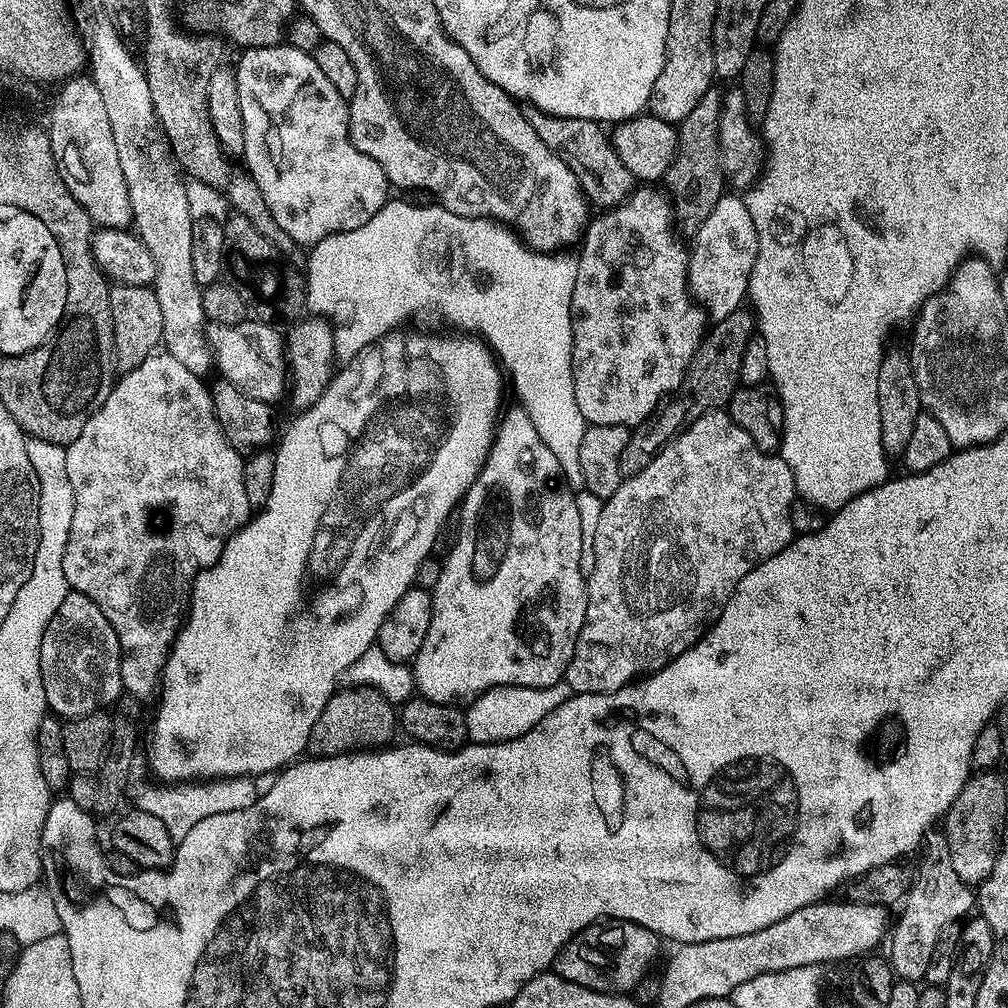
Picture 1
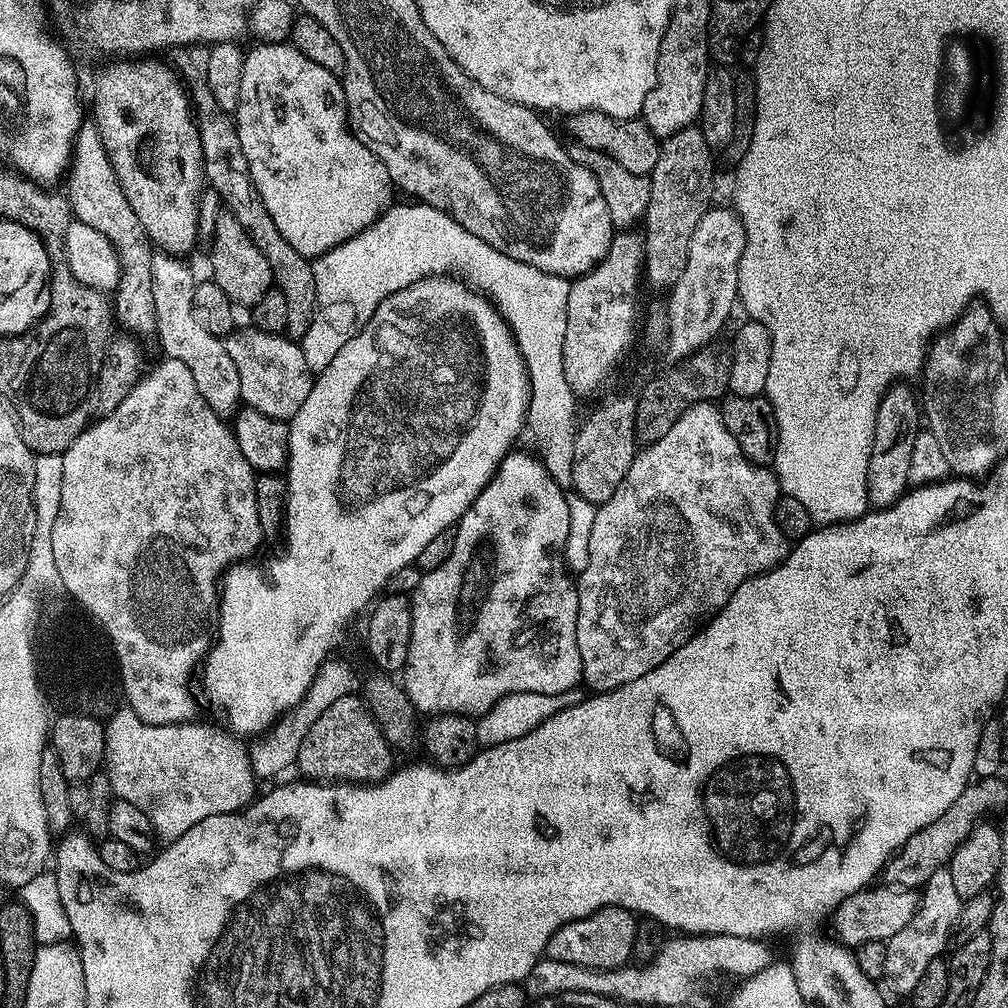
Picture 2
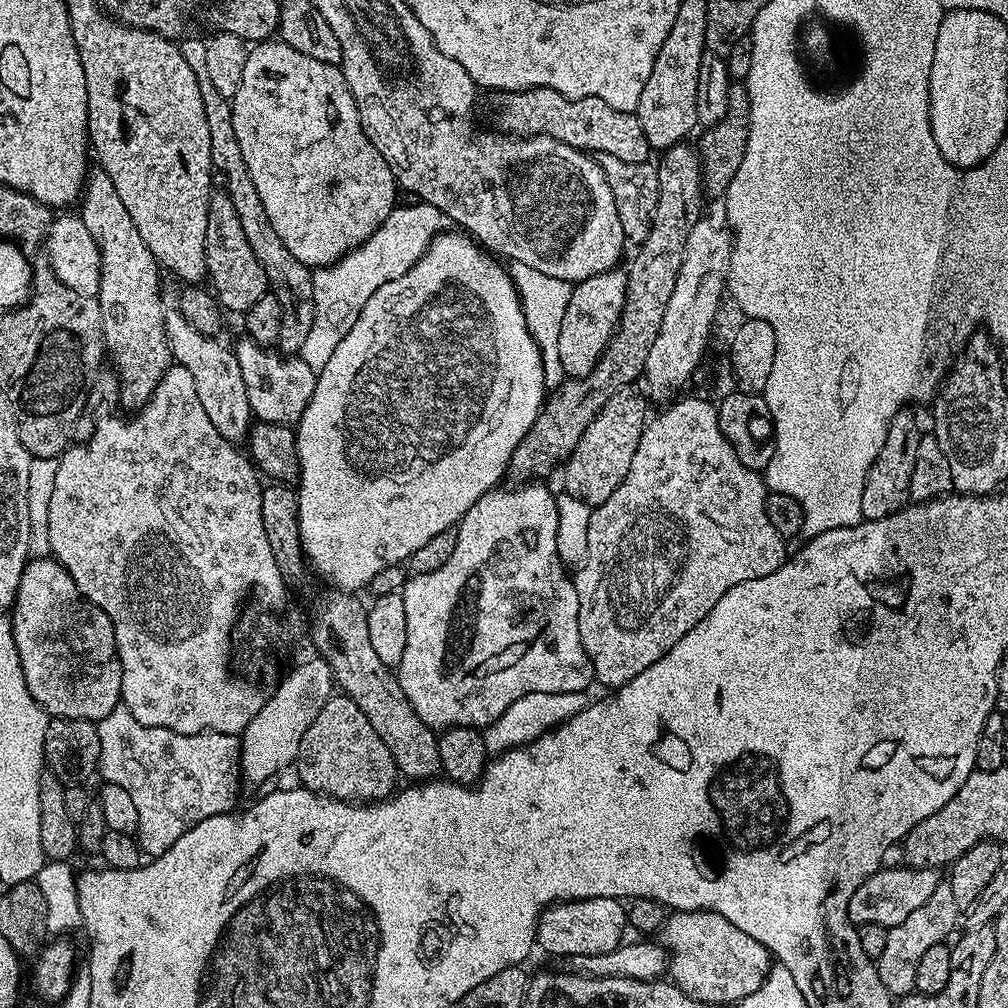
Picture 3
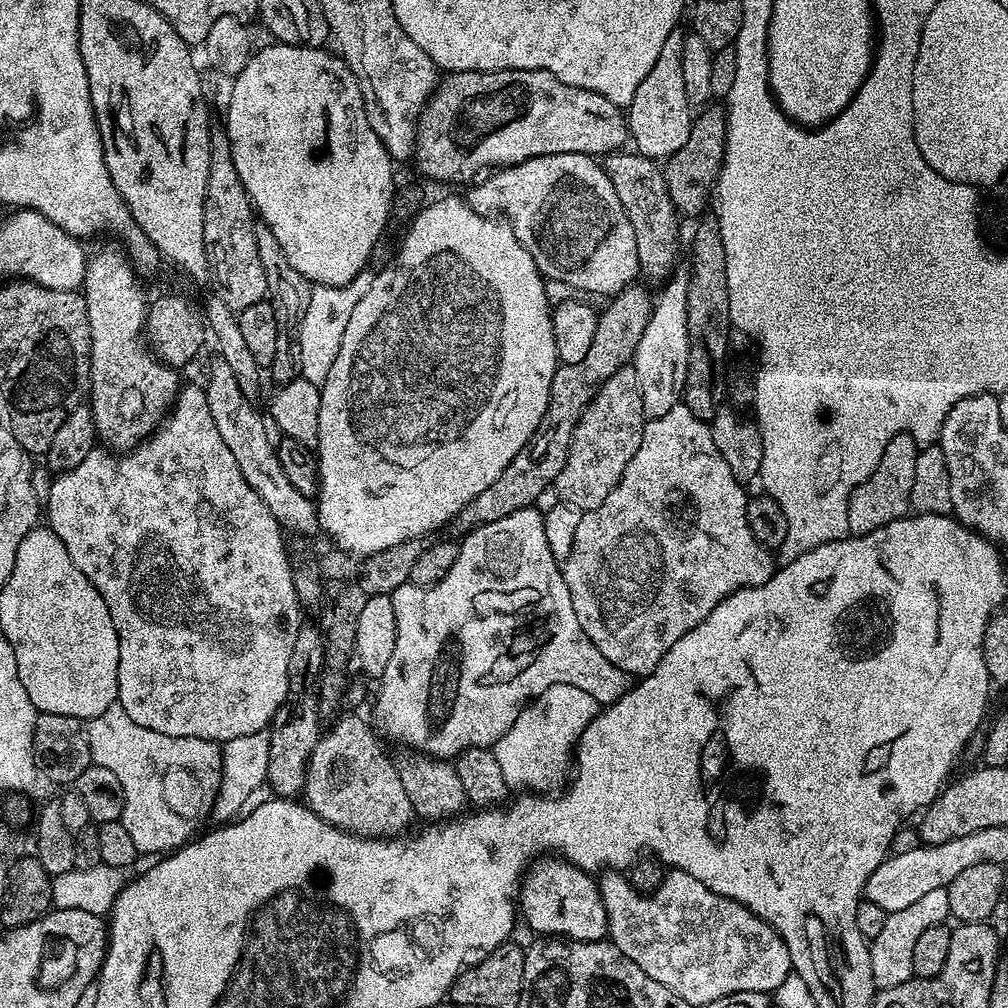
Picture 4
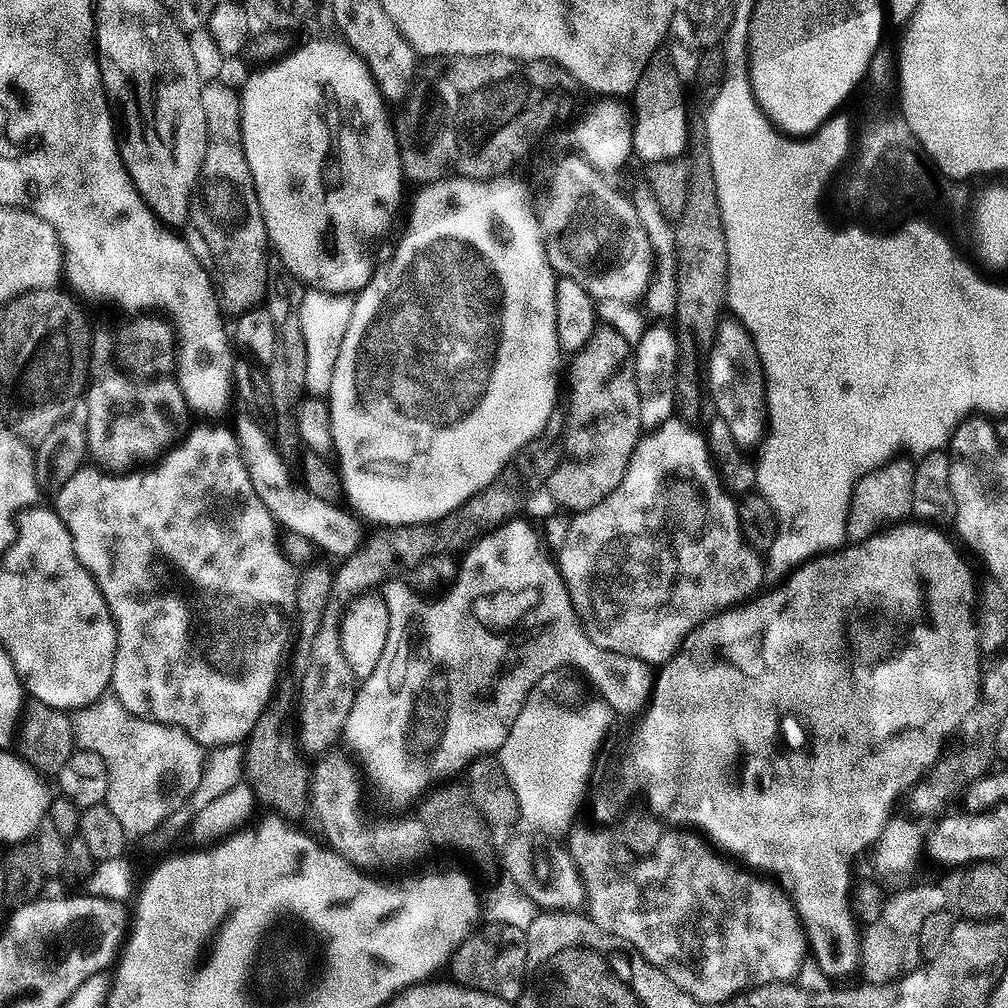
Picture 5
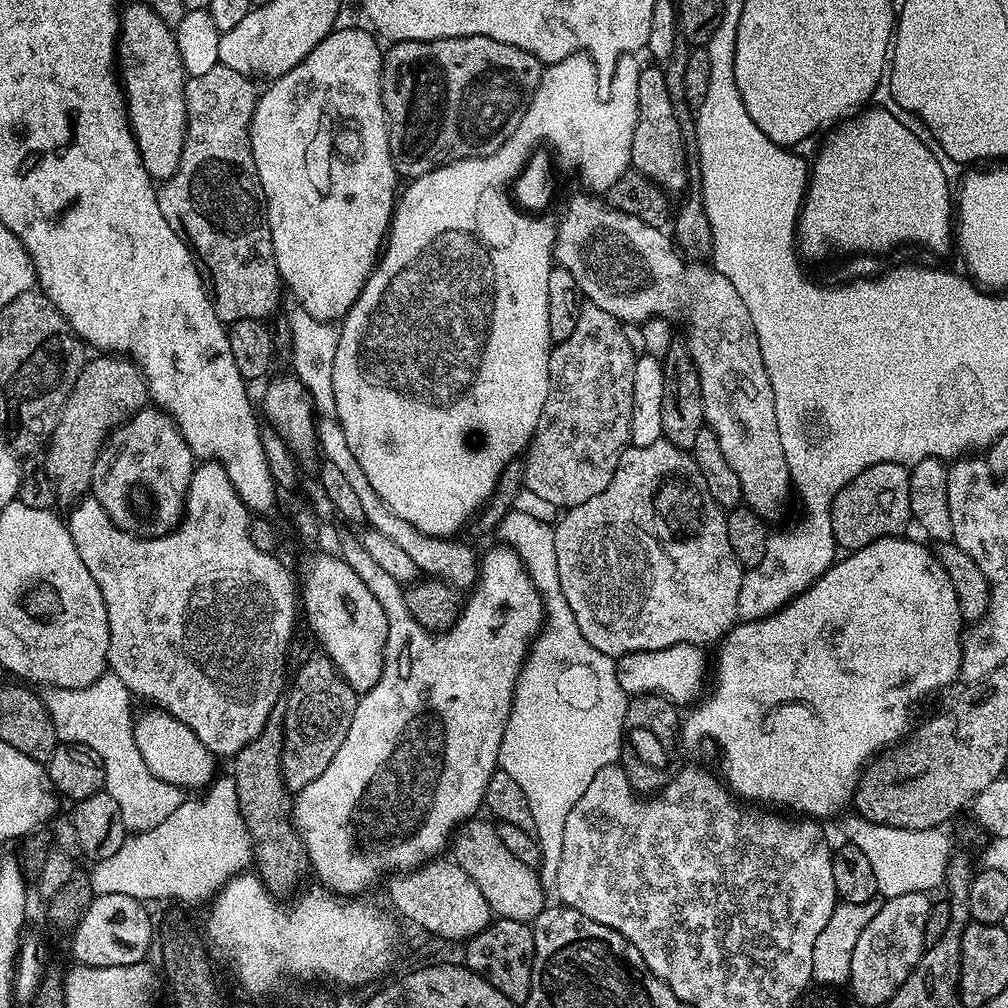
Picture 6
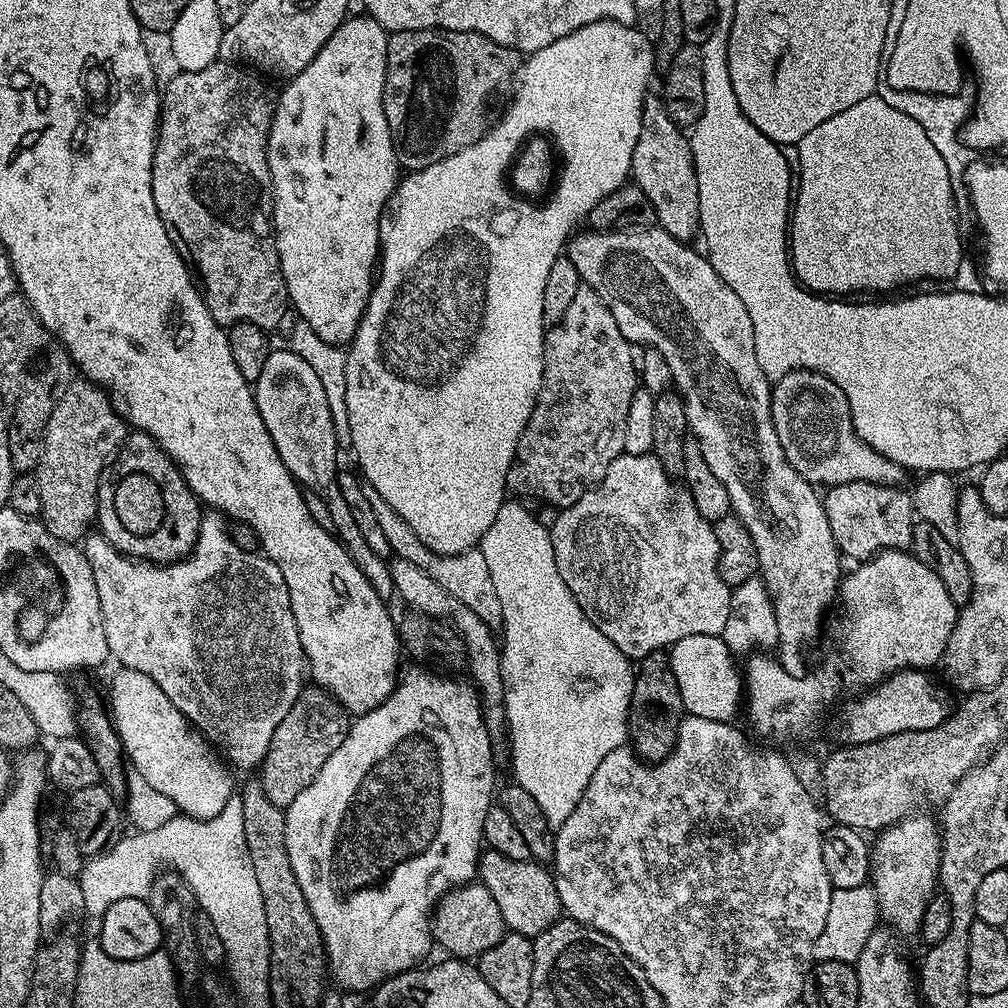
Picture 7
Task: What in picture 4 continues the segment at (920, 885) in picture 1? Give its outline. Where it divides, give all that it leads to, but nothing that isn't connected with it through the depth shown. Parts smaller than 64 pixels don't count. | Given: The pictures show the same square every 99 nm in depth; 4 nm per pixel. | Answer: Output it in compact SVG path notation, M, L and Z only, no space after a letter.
M947 888L930 890L930 894L918 898L918 902L913 902L904 910L888 913L878 938L870 942L870 970L874 974L877 989L902 986L902 982L913 979L914 946L922 930L930 930L930 926L945 923L949 916Z

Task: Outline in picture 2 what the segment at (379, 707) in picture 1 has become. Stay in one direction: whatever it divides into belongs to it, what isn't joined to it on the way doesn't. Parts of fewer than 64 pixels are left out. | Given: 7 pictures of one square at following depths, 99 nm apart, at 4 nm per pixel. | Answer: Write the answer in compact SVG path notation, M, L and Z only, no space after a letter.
M353 694L338 698L338 702L326 706L326 710L322 710L322 718L318 718L318 722L314 722L314 726L306 730L302 746L298 746L295 762L295 767L300 768L301 774L304 775L301 777L312 782L375 782L384 779L393 771L393 745L389 744L384 731L376 725L376 719L368 709L367 703L358 697L359 695Z

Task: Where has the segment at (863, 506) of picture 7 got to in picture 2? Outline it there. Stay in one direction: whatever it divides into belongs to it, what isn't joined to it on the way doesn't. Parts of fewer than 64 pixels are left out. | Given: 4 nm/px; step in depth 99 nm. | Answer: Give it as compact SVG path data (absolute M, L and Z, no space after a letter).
M893 382L880 397L868 467L868 503L873 509L889 508L910 488L910 454L914 438L922 430L922 404L917 389L915 392L908 384L911 383Z

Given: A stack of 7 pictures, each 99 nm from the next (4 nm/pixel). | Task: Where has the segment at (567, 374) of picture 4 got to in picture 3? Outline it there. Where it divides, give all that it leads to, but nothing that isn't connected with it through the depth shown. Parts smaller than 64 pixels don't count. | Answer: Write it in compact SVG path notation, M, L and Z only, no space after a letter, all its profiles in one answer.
M681 142L663 149L661 160L656 164L658 174L658 206L654 206L654 218L652 219L652 229L650 234L635 249L636 257L632 260L632 265L626 268L628 281L626 282L626 298L622 306L620 323L616 332L610 338L604 353L600 355L600 361L586 374L577 380L568 378L559 388L551 393L541 408L534 426L518 442L514 454L508 463L507 475L513 476L516 482L540 482L550 475L557 466L567 461L568 455L578 446L578 438L594 422L598 410L618 394L618 390L635 385L644 375L646 357L650 354L650 346L654 346L654 338L658 338L658 330L662 327L662 314L666 314L666 305L670 303L670 294L674 294L674 282L678 282L678 270L682 268L682 258L686 250L686 238L690 238L690 230L702 218L700 207L706 201L706 192L702 187L702 159L699 151L695 147L691 148L691 143Z

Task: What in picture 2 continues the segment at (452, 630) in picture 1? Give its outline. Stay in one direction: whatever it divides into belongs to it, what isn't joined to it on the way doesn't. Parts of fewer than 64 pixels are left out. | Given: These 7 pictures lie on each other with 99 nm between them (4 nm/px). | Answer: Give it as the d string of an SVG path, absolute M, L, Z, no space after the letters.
M513 450L505 456L504 461L496 469L492 476L492 481L489 482L482 494L478 494L478 498L474 498L474 502L466 510L466 514L460 519L459 524L455 525L456 541L454 542L454 554L450 554L450 558L446 558L446 562L442 562L442 566L438 566L438 570L430 570L423 573L419 578L420 581L416 584L416 589L410 592L410 599L412 601L412 630L410 634L410 654L406 658L402 669L402 687L404 692L410 698L410 702L416 708L417 713L420 714L439 714L441 712L449 712L450 714L458 714L459 716L470 716L479 718L485 716L494 706L494 702L498 702L503 696L509 696L515 692L529 692L530 694L562 694L566 690L577 687L582 680L582 658L578 654L578 638L576 637L576 619L578 618L578 594L576 593L576 586L573 577L570 575L567 563L559 551L551 552L548 548L556 548L556 550L563 550L566 546L566 540L570 538L570 506L566 506L566 492L558 486L558 482L554 480L546 470L543 460L532 456L528 452L519 452Z

